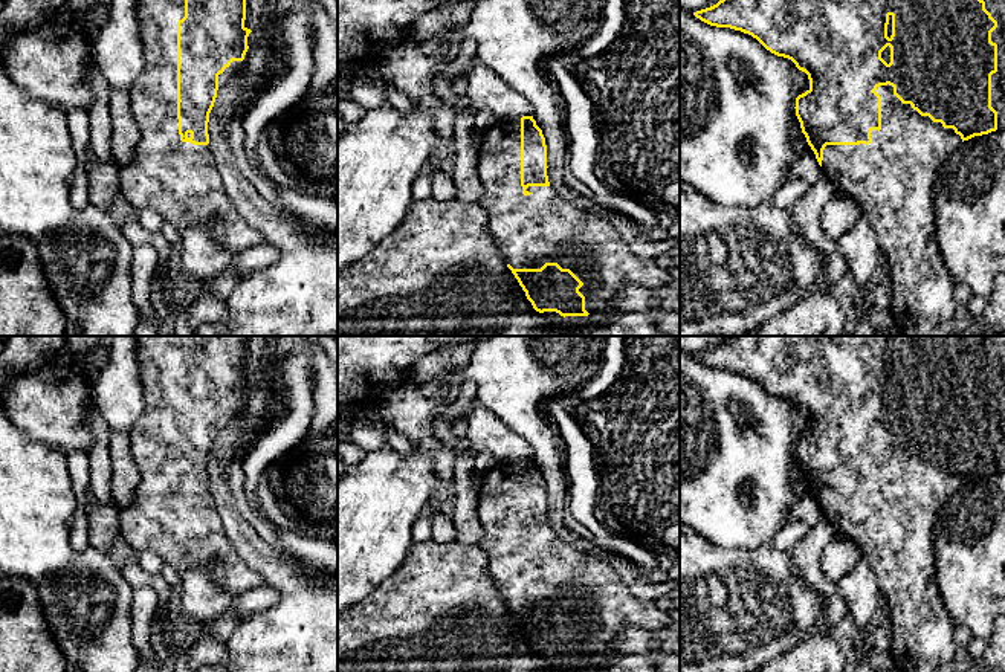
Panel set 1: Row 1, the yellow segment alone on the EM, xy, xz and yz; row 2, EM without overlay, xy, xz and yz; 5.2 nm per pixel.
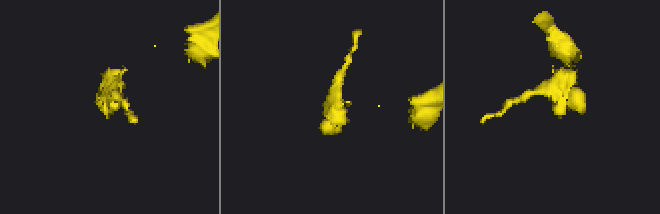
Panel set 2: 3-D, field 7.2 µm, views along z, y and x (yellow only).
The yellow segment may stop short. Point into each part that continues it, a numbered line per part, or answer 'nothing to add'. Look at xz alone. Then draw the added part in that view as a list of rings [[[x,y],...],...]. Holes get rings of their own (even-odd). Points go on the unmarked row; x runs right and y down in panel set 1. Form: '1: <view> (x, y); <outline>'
1: xz (529, 573); [[[496,461],[496,464],[481,477],[477,515],[484,533],[478,547],[489,556],[489,573],[506,605],[513,611],[541,611],[545,605],[557,605],[562,611],[570,611],[583,625],[579,634],[585,638],[585,652],[588,655],[608,651],[609,645],[625,628],[663,629],[672,625],[669,612],[658,609],[655,602],[634,597],[609,562],[577,551],[551,528],[528,528],[525,533],[530,536],[522,536],[521,461]]]

